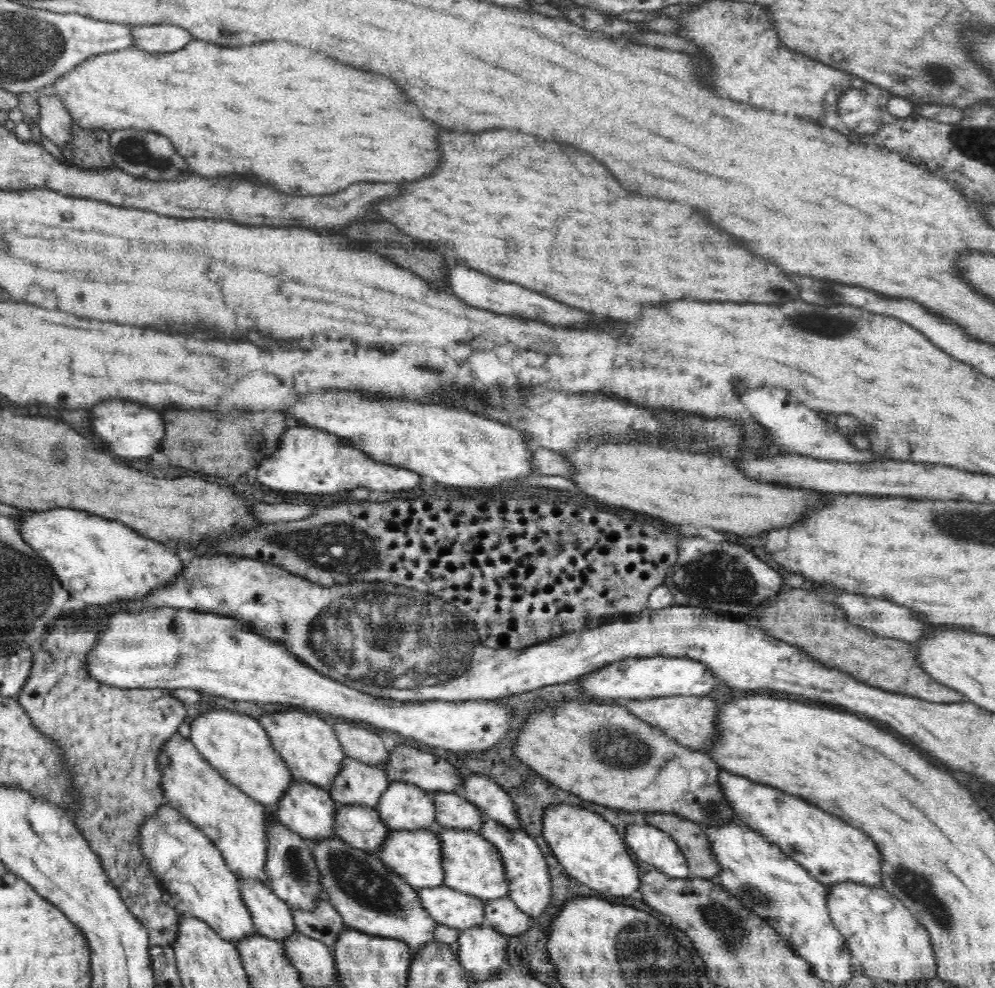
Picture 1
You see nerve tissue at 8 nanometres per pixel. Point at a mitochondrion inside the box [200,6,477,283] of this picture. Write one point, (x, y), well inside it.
(231, 35)

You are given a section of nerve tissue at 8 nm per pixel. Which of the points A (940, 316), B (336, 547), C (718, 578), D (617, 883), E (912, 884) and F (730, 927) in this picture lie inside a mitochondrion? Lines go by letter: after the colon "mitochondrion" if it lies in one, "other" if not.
A: other
B: mitochondrion
C: mitochondrion
D: other
E: mitochondrion
F: mitochondrion

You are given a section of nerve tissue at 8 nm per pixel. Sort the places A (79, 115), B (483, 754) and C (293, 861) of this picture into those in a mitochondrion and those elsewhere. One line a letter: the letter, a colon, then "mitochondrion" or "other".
A: other
B: other
C: mitochondrion

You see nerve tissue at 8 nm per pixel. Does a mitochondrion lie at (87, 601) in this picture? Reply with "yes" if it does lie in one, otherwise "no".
no

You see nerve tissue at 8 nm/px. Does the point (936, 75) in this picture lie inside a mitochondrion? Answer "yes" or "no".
yes

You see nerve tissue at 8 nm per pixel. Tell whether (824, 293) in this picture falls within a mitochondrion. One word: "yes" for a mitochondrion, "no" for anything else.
yes

